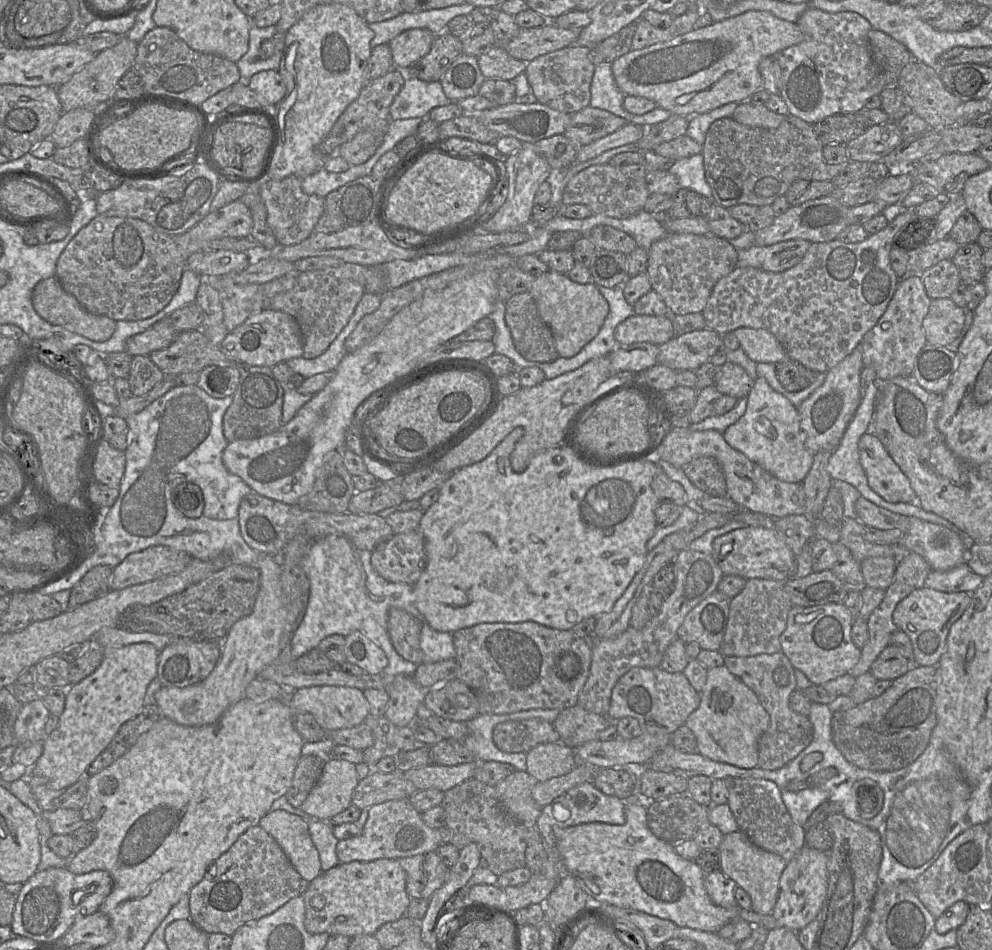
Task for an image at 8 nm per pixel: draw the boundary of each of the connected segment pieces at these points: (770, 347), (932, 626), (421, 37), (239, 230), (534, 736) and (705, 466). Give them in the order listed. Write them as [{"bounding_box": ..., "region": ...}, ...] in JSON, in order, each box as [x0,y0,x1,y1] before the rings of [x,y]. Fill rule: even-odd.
[{"bounding_box":[733,327,788,364],"region":[[[740,327],[733,333],[746,355],[756,363],[777,364],[788,358],[777,338],[765,329]]]},{"bounding_box":[892,586,970,666],"region":[[[924,586],[913,590],[896,605],[892,620],[912,642],[914,665],[936,666],[939,663],[951,626],[963,615],[970,602],[968,592],[942,592]]]},{"bounding_box":[389,28,436,68],"region":[[[426,28],[409,29],[389,43],[394,68],[408,68],[425,56],[436,35]]]},{"bounding_box":[172,200,253,260],"region":[[[235,200],[216,211],[210,211],[186,232],[172,236],[185,260],[193,253],[208,249],[209,242],[224,237],[249,237],[253,219],[249,208]]]},{"bounding_box":[493,718,560,753],"region":[[[530,718],[497,724],[493,730],[493,741],[504,752],[527,753],[539,744],[560,742],[560,735],[552,723]]]},{"bounding_box":[683,456,727,496],"region":[[[707,456],[695,458],[683,469],[693,485],[707,496],[727,496],[725,475],[715,458]]]}]

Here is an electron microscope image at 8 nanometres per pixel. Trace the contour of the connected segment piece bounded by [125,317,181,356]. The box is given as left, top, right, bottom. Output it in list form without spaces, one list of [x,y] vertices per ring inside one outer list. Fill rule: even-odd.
[[[165,317],[142,333],[127,340],[125,351],[131,356],[150,355],[153,351],[168,348],[177,338],[178,332]]]

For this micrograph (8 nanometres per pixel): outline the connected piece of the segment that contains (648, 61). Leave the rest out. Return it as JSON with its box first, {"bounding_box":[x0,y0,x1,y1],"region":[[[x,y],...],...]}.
{"bounding_box":[612,10,804,116],"region":[[[751,10],[675,36],[668,41],[631,50],[613,61],[612,71],[617,86],[625,96],[647,98],[655,102],[657,107],[672,114],[693,116],[731,102],[749,100],[756,91],[763,89],[763,79],[758,68],[760,61],[765,57],[776,57],[784,49],[802,42],[804,38],[795,22],[782,20],[767,11]]]}

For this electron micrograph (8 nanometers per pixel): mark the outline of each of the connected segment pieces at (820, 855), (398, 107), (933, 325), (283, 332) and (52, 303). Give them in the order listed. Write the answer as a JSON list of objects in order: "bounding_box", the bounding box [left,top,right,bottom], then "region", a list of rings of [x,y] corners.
[{"bounding_box":[771,845,828,932],"region":[[[806,845],[787,862],[780,877],[779,895],[771,912],[778,927],[785,927],[798,932],[819,915],[828,888],[827,864],[828,853]]]},{"bounding_box":[390,70,450,119],"region":[[[404,70],[404,85],[390,105],[390,119],[427,117],[433,108],[450,102],[440,81],[425,82],[415,76],[408,76],[407,70]]]},{"bounding_box":[923,298,966,346],"region":[[[951,298],[932,299],[923,321],[928,344],[948,346],[960,335],[966,318],[966,310],[957,306]]]},{"bounding_box":[220,308,303,368],"region":[[[266,308],[251,315],[244,323],[229,332],[220,348],[229,358],[252,366],[272,368],[279,362],[302,357],[303,338],[299,324],[293,316],[283,311]]]},{"bounding_box":[31,276,117,342],"region":[[[56,276],[41,280],[34,287],[31,301],[35,312],[45,321],[62,326],[65,329],[84,336],[90,340],[104,342],[114,334],[117,321],[87,311],[81,303],[70,293],[64,290]]]}]

